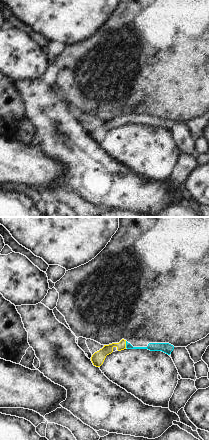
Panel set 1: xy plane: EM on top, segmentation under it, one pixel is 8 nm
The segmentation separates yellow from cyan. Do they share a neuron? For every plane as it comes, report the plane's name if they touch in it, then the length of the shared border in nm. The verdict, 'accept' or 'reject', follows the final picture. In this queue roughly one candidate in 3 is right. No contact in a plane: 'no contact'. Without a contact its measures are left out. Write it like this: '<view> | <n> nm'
xy | 60 nm

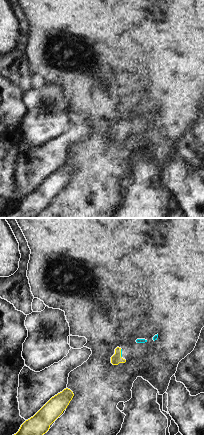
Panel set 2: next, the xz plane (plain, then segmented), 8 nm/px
xz | 70 nm

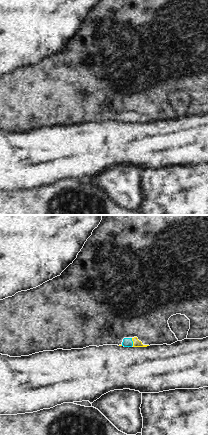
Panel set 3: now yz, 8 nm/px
yz | 70 nm

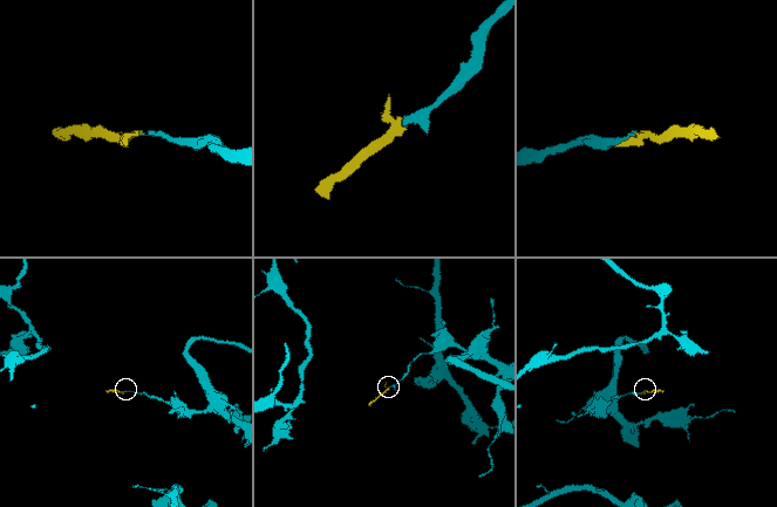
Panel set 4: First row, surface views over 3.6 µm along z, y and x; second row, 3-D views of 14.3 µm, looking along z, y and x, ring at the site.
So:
accept

